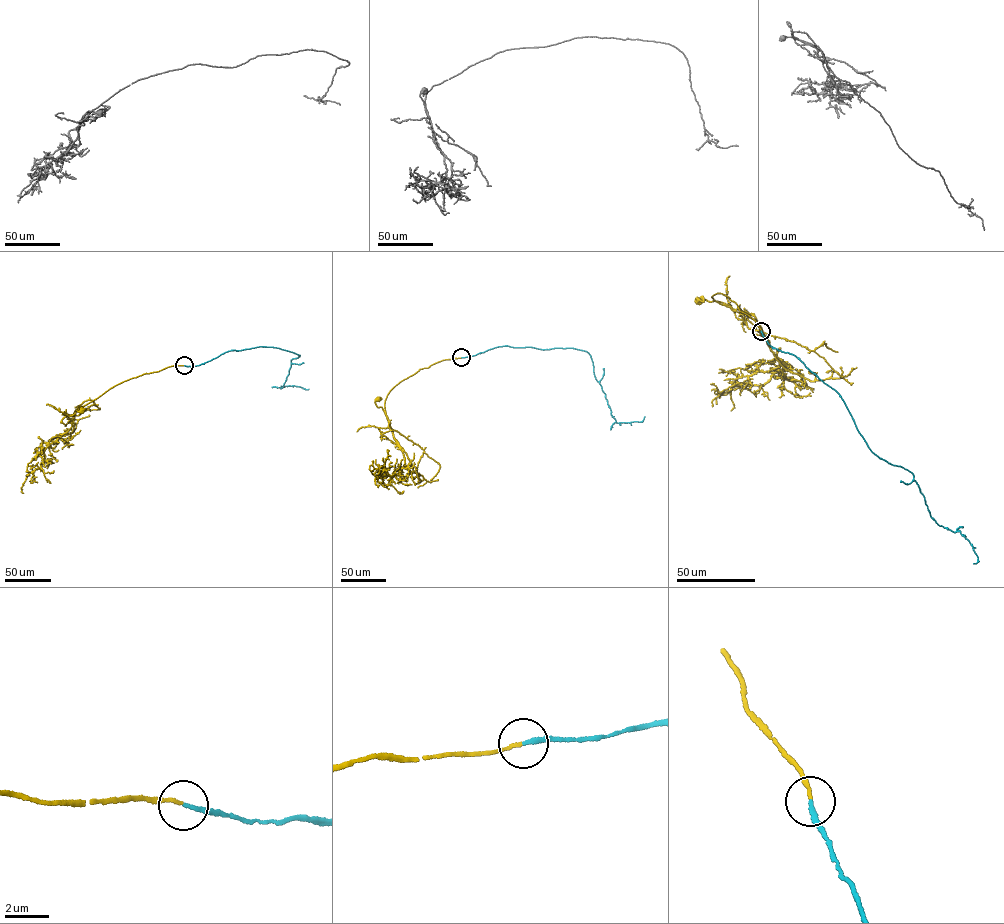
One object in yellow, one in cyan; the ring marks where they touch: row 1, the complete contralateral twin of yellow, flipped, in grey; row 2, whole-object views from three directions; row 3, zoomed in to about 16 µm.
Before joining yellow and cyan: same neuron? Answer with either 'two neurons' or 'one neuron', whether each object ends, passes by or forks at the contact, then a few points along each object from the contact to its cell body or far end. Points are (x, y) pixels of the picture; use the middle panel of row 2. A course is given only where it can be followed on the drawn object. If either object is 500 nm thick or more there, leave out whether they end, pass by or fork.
one neuron | yellow ends | cyan ends | yellow via (461, 357), (419, 369), (392, 389), (384, 407), (392, 429), (382, 408), (375, 404), (378, 399) | cyan via (461, 357), (506, 345), (582, 350), (590, 355), (595, 379), (616, 422), (639, 422), (644, 416)

